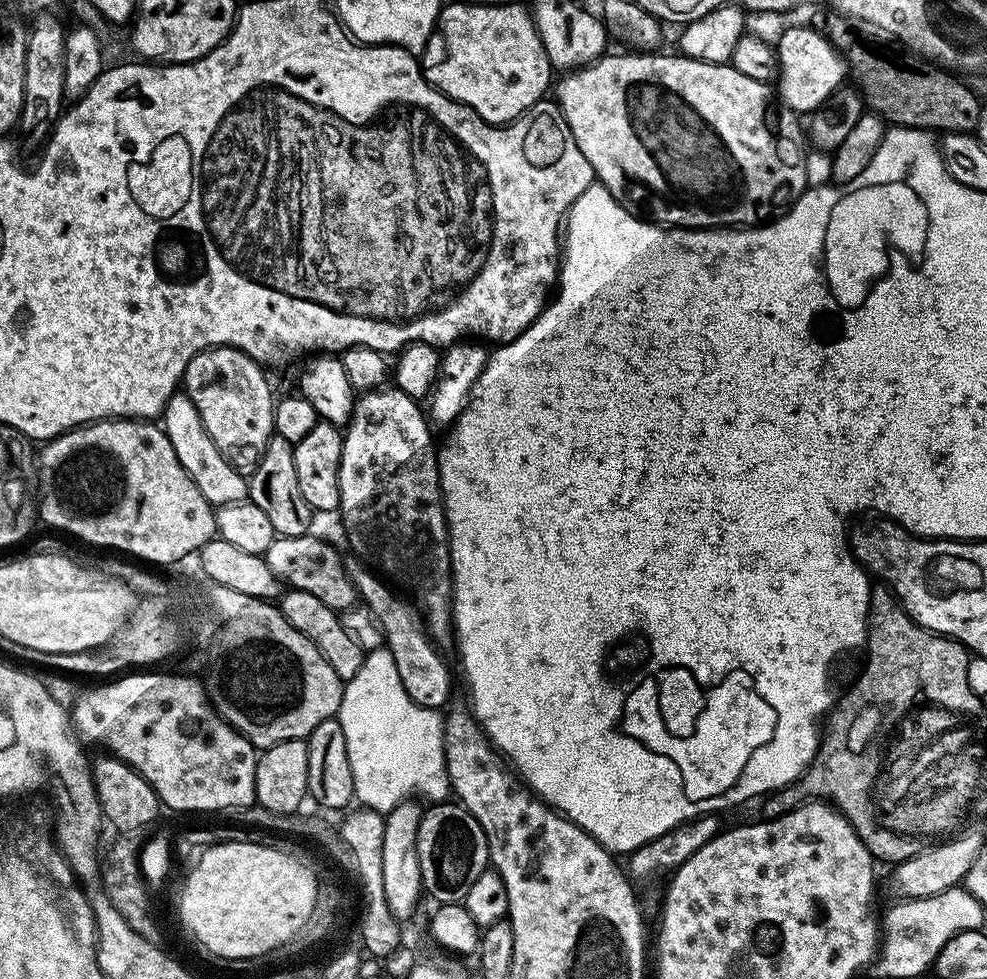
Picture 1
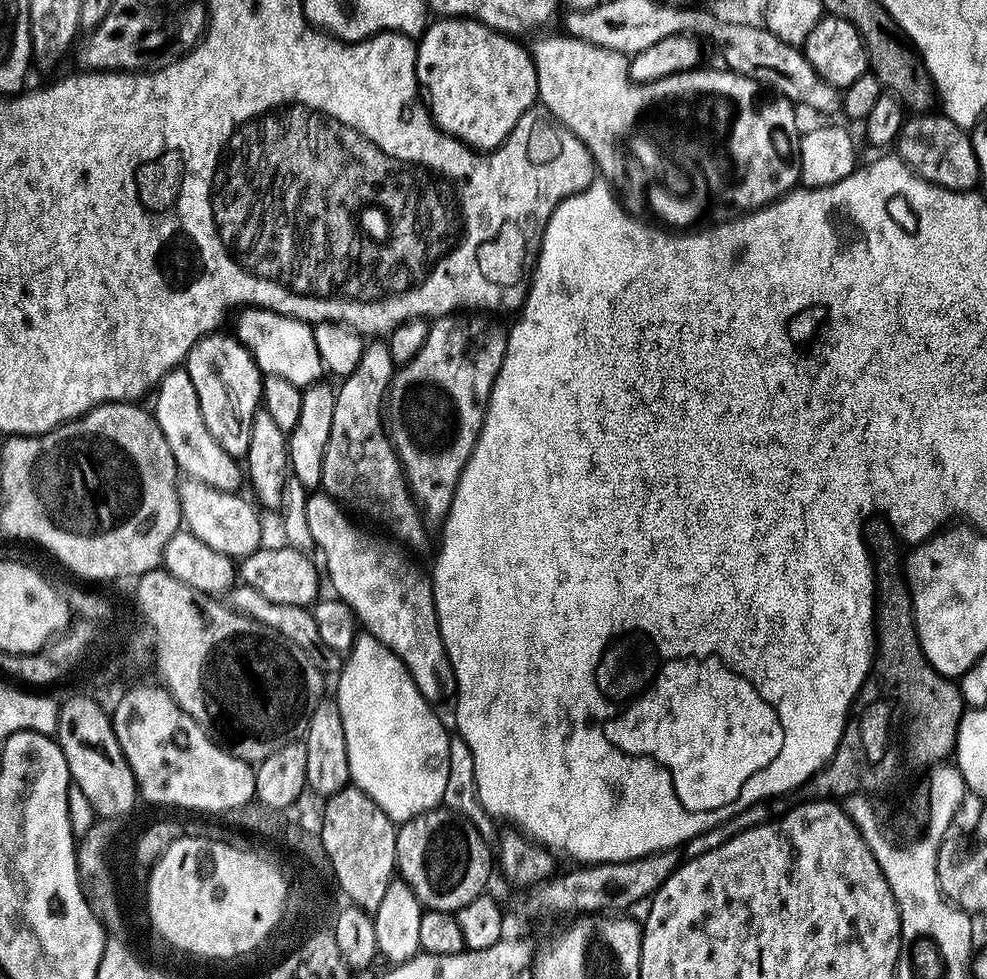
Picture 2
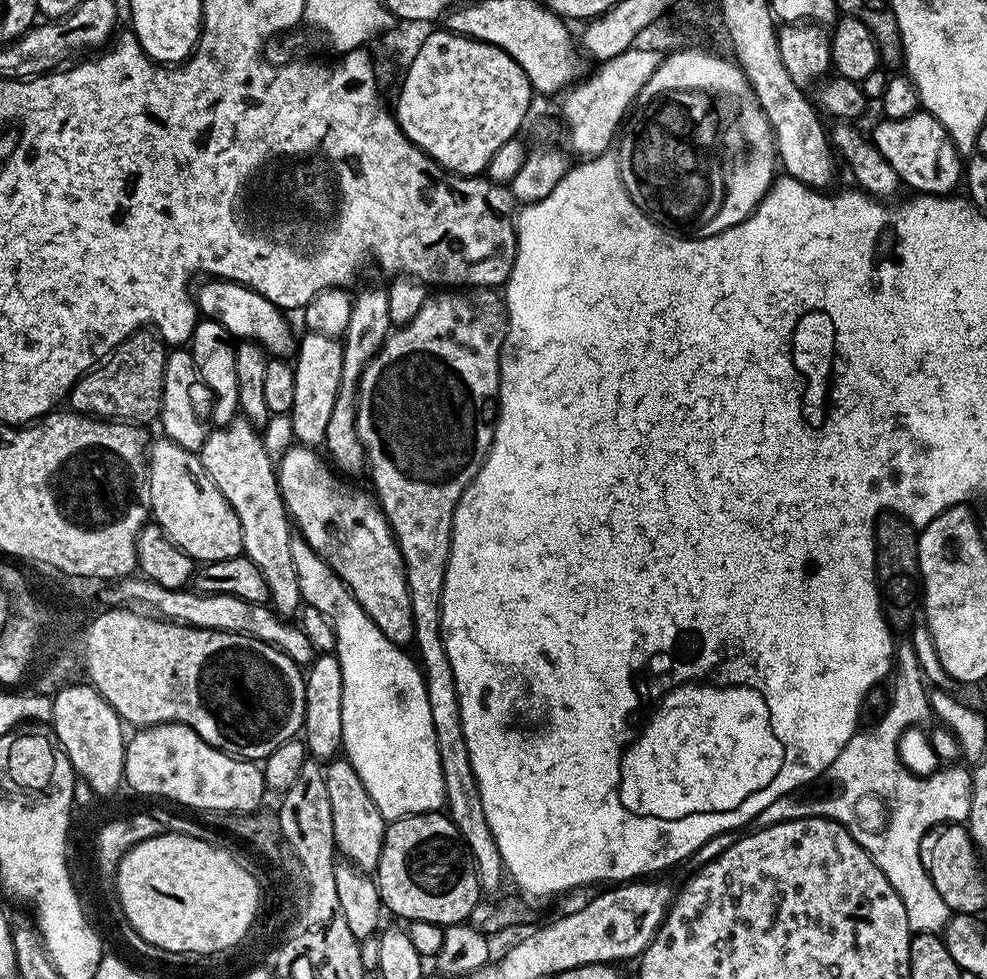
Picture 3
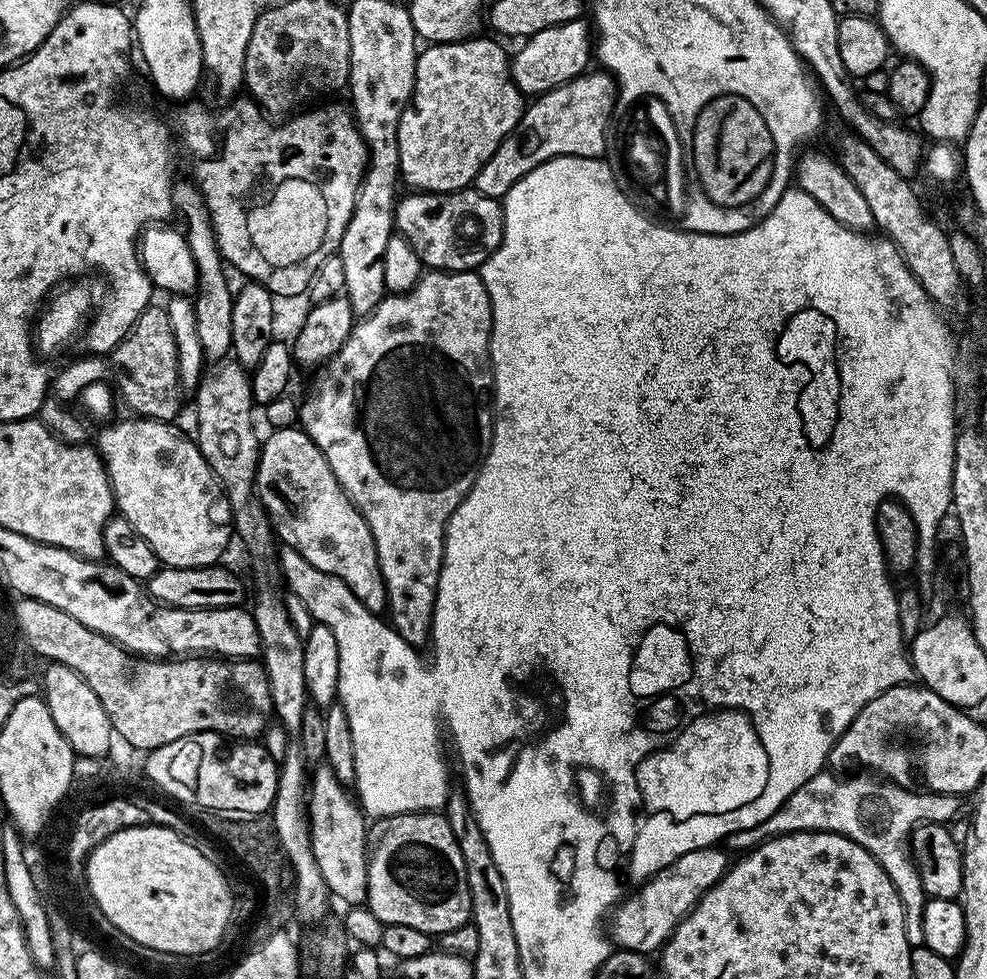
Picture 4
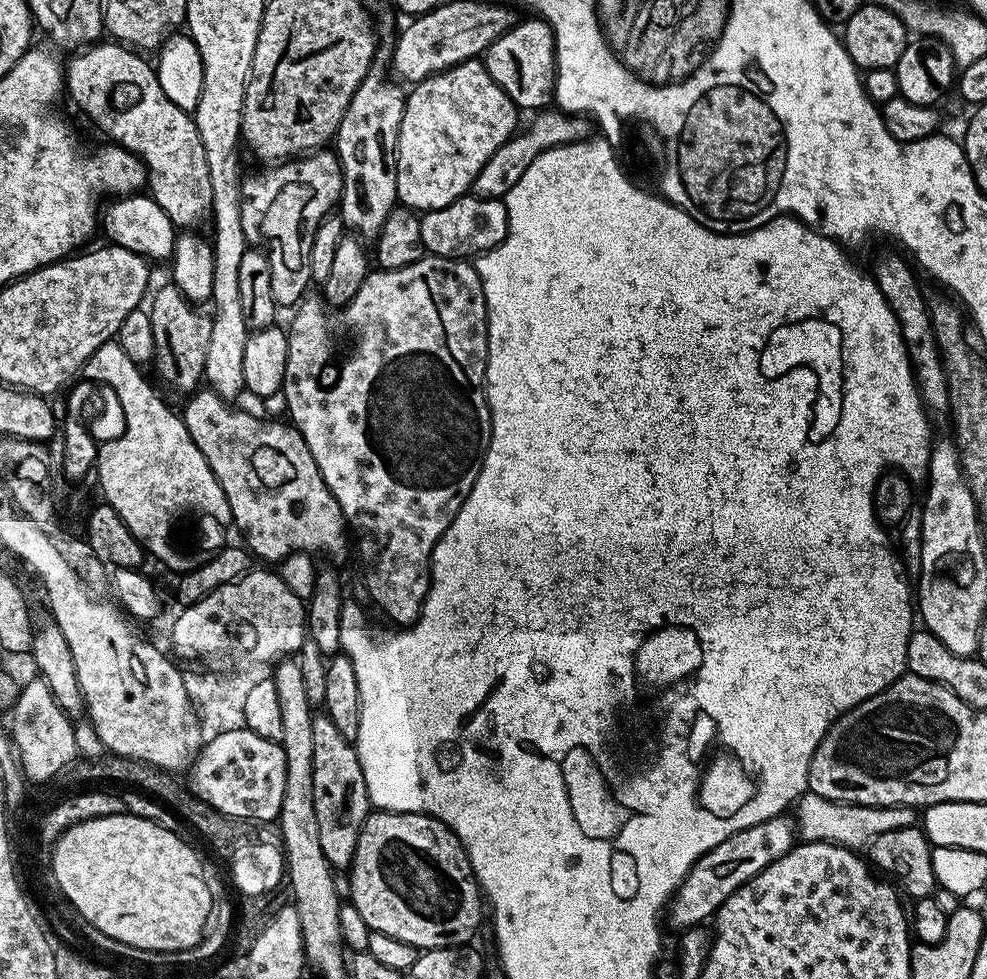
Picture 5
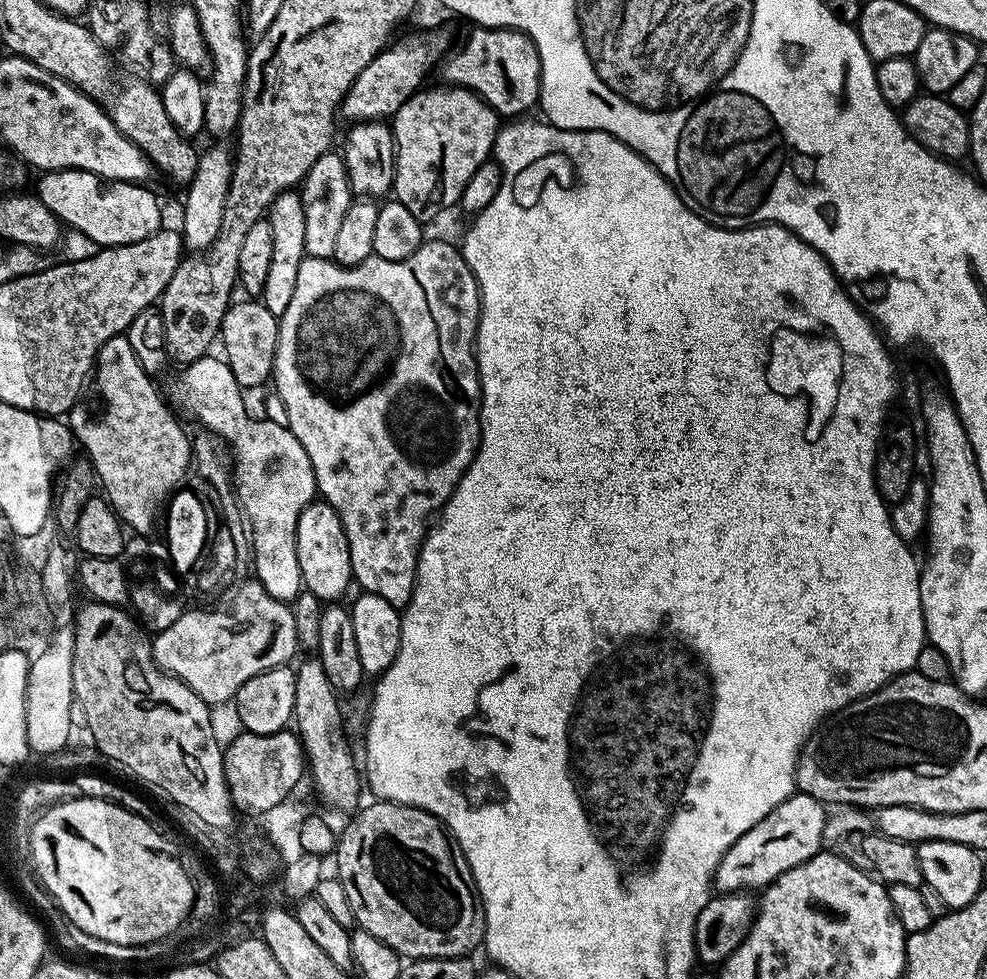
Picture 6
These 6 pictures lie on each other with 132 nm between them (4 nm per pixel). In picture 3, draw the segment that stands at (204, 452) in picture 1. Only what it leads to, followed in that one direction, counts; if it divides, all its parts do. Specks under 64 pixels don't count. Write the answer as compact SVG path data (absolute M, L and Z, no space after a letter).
M184 346L173 347L166 358L161 410L158 415L158 423L160 422L164 427L163 435L186 450L199 453L200 447L203 446L204 439L207 438L210 431L211 414L210 393L204 387L191 351Z

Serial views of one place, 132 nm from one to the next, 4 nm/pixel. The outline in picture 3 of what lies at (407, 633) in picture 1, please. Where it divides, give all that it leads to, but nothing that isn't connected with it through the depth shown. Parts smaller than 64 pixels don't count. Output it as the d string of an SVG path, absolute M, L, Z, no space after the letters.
M293 446L284 451L284 457L275 465L280 497L284 500L284 508L288 512L289 521L295 525L305 542L327 564L332 565L336 577L351 590L353 598L359 602L362 610L366 610L374 626L378 626L378 630L382 630L382 634L386 634L390 642L401 646L411 645L412 611L410 610L408 583L404 573L404 559L396 544L396 538L392 535L392 528L384 516L384 511L367 491L364 493L362 489L347 484L344 481L347 479L337 475L330 467L329 461L323 455L320 457L316 452L319 451L308 446Z

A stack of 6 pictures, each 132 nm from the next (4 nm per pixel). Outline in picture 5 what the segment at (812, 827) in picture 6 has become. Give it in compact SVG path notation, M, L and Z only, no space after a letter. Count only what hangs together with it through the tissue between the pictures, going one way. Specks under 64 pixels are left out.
M781 814L766 822L758 822L741 832L730 834L718 846L714 846L706 854L702 854L693 862L686 878L676 888L666 908L666 920L676 930L694 928L711 921L716 912L746 882L750 882L766 866L770 866L778 858L782 858L794 847L798 840L796 822L791 815Z

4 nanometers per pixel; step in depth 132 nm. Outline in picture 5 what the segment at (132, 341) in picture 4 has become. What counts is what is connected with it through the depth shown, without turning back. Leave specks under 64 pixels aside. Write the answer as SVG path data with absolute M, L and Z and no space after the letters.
M165 283L165 288L160 288L151 293L150 304L152 300L152 308L148 312L150 318L150 326L154 334L154 354L151 363L156 364L156 372L160 375L160 380L168 388L173 388L176 392L188 392L184 394L192 394L199 384L204 380L204 366L206 364L206 346L210 346L210 326L212 325L211 315L204 316L197 305L192 304L177 290L175 284Z

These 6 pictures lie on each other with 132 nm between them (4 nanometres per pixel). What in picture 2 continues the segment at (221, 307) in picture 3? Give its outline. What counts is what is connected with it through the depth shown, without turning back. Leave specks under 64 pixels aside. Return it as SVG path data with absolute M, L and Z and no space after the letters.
M251 306L245 307L237 316L240 317L236 320L234 335L248 349L264 376L286 378L286 382L294 382L294 386L303 390L317 383L323 377L320 375L325 375L326 369L312 333L313 325L309 321Z

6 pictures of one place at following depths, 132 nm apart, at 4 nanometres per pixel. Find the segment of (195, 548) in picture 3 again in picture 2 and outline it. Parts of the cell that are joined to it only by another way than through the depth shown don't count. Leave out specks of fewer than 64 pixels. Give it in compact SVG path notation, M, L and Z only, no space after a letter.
M187 478L181 479L178 487L183 527L193 532L202 542L206 542L206 546L211 546L214 550L233 558L249 556L254 554L254 550L261 548L259 516L261 513L253 501L252 505L236 492L214 490L214 486L206 486L202 482Z

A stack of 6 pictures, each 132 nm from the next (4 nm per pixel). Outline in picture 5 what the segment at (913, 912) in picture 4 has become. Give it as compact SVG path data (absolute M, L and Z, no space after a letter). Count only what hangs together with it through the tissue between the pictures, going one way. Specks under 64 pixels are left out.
M805 792L794 805L796 831L801 841L813 844L819 840L825 844L842 844L853 850L867 845L878 832L889 832L895 828L906 828L913 823L913 809L908 806L894 808L871 808L861 804L843 804L837 800L827 800L813 792Z

